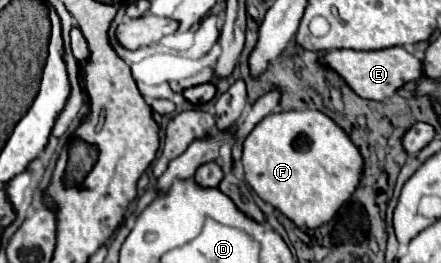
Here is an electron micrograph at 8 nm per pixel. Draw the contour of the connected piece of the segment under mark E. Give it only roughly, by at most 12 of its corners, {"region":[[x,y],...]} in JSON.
{"region":[[401,46],[331,50],[319,64],[357,96],[383,100],[421,78]]}

